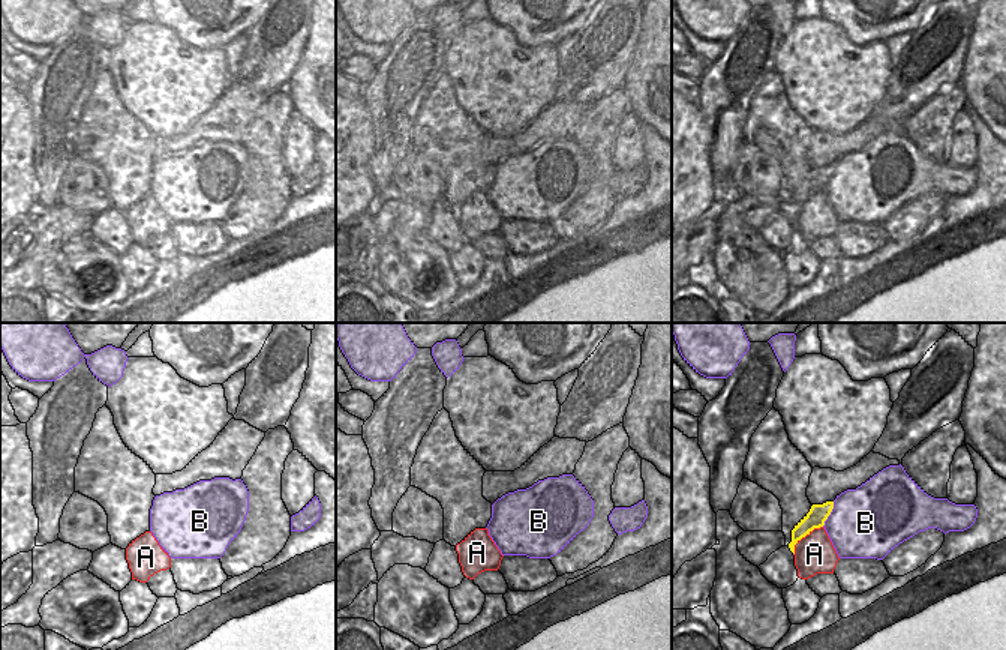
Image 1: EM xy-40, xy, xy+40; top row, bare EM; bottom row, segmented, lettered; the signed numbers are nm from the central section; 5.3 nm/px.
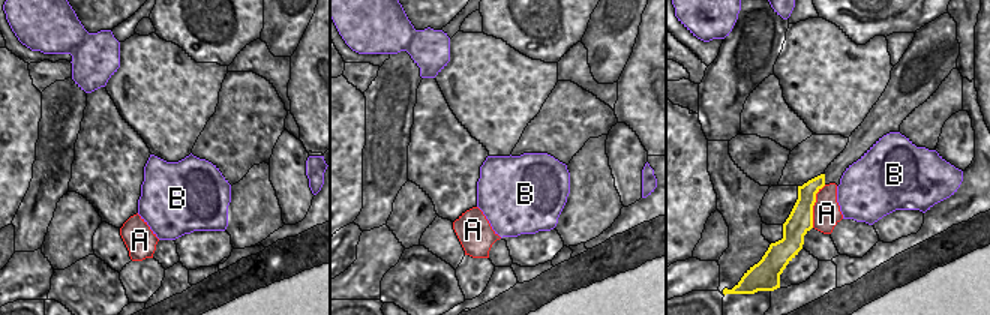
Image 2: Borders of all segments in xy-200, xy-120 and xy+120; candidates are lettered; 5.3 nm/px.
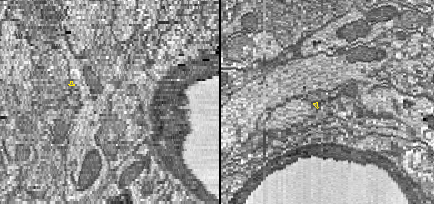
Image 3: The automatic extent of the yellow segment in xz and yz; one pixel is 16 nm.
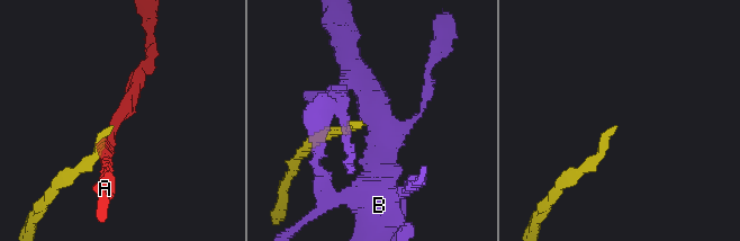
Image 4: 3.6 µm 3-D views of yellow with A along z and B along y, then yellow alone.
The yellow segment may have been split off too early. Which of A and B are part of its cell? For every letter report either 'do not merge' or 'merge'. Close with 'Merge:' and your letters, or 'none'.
A: do not merge
B: do not merge
Merge: none

